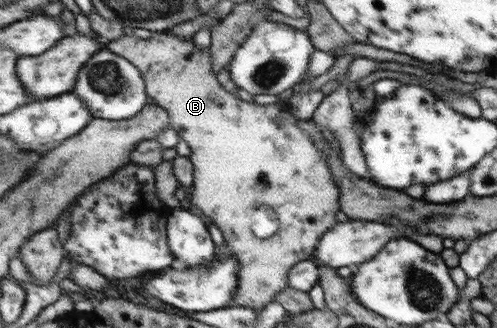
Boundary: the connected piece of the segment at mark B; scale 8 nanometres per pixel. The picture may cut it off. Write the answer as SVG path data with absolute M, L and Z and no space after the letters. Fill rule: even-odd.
M164 31L164 32L151 32L151 36L146 39L140 39L140 37L136 37L136 35L124 35L122 38L117 40L112 40L106 44L106 49L112 50L114 53L117 53L120 56L124 56L125 58L128 58L128 61L131 61L134 65L138 66L138 69L140 69L140 73L142 73L142 77L144 77L144 81L146 81L146 91L148 93L148 96L154 100L154 103L157 104L160 107L164 107L166 111L168 111L170 115L170 121L171 121L171 127L177 132L180 139L185 140L188 143L188 146L192 149L192 156L190 156L190 160L193 161L193 164L195 165L195 185L192 192L192 197L190 198L188 203L192 203L196 206L197 209L200 209L202 213L204 213L208 218L210 218L211 222L220 230L222 231L224 241L232 248L232 251L238 256L239 264L240 264L240 272L239 272L239 278L240 278L240 285L239 285L239 292L235 295L235 303L236 306L242 306L247 308L255 309L256 311L263 310L268 304L273 302L278 292L282 292L283 289L286 289L289 286L289 276L291 275L291 269L295 267L296 264L299 264L301 261L304 260L310 260L312 255L315 253L315 250L318 247L319 241L323 239L323 235L334 228L336 228L340 222L338 222L338 217L336 217L336 213L338 211L342 211L342 206L340 205L340 196L341 191L339 190L339 187L337 186L336 180L333 177L333 173L331 172L331 166L328 165L328 162L326 159L326 154L316 146L316 142L312 140L312 136L308 136L308 133L304 131L303 129L300 129L300 126L298 125L298 119L294 117L290 112L282 111L280 107L277 104L272 105L257 105L256 103L248 103L248 101L242 101L242 99L239 99L236 95L232 94L231 92L226 91L222 85L219 85L220 81L216 79L216 73L213 71L213 57L211 54L210 48L208 50L200 50L198 49L198 45L194 43L193 38L183 38L180 36L177 36L174 32L170 31ZM256 211L262 211L262 221L266 219L266 225L268 225L268 219L272 219L272 215L274 215L274 223L278 221L278 229L272 233L272 235L266 235L266 237L260 237L260 235L256 235L254 231L252 231L251 223L253 222L252 216L256 215Z

